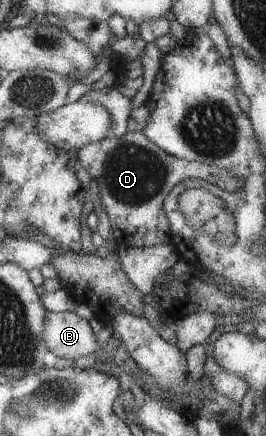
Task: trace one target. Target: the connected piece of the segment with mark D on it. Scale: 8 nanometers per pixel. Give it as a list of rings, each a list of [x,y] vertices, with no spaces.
[[[128,131],[121,137],[108,136],[77,150],[75,162],[80,164],[99,188],[101,205],[108,215],[113,238],[126,247],[170,245],[173,241],[171,222],[163,207],[168,193],[178,183],[200,179],[220,188],[235,191],[243,178],[219,166],[187,161],[162,150],[143,131]]]

